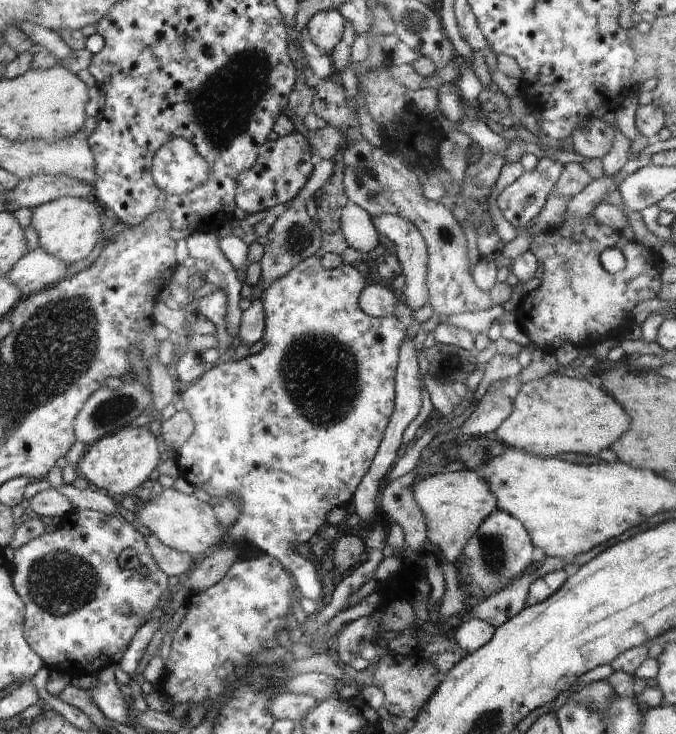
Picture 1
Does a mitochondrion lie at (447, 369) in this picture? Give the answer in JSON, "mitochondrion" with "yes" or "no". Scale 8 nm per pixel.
{"mitochondrion":"yes"}

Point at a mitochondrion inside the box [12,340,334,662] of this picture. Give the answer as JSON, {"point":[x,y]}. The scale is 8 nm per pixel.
{"point":[60,582]}

